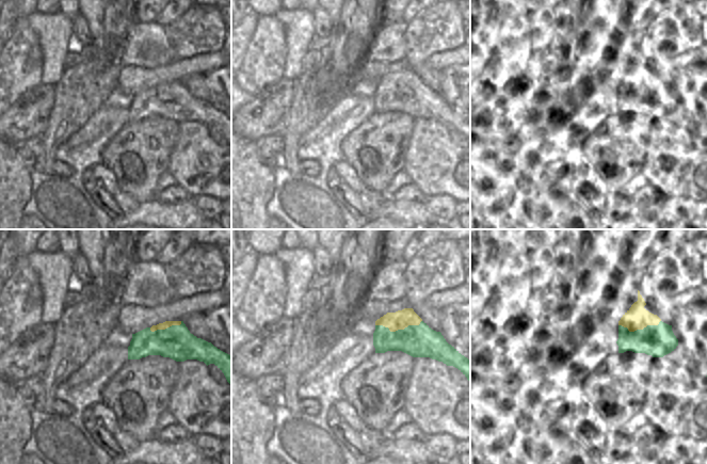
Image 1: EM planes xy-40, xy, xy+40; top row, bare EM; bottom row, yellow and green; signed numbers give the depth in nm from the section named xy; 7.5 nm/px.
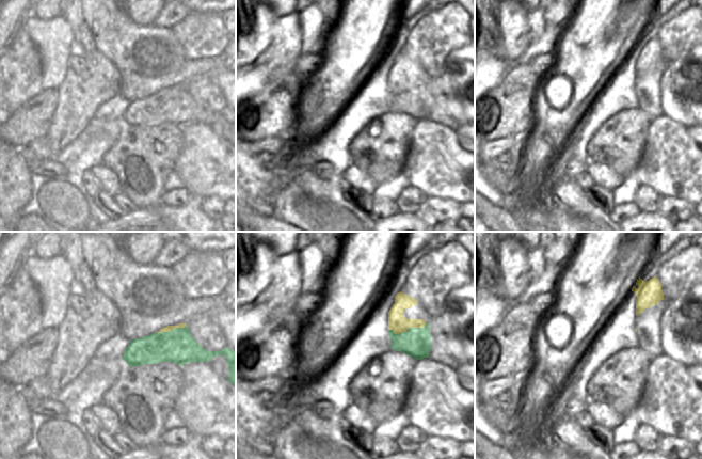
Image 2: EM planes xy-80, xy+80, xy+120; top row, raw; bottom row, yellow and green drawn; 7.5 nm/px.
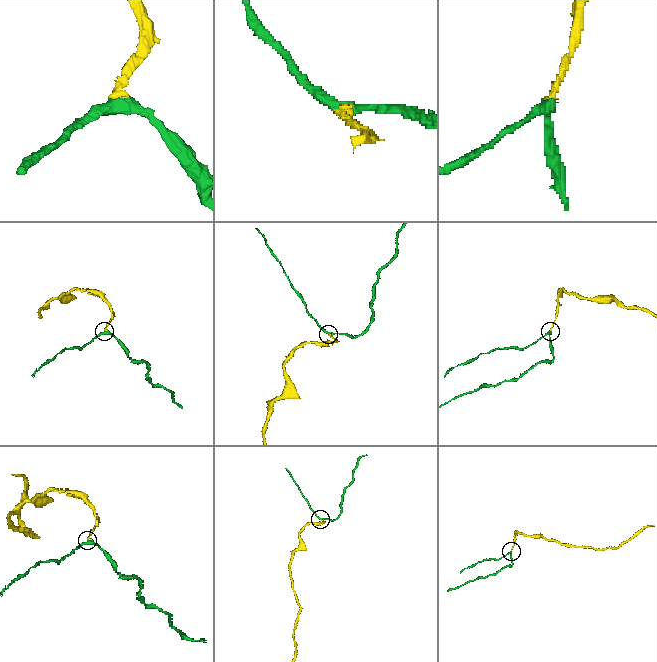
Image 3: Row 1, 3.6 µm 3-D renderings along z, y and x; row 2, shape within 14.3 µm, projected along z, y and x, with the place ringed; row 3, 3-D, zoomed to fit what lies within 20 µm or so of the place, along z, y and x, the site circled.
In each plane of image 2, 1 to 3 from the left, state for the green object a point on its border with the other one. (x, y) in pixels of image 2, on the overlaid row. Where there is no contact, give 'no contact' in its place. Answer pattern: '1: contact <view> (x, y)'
1: contact xy-80 (171, 330)
2: contact xy+80 (408, 328)
3: no contact

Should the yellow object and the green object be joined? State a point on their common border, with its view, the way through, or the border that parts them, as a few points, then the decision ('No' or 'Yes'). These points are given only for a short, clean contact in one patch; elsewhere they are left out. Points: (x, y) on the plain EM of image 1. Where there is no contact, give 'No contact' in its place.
Touches yellow at xy (399, 90). Boundary: xy (421, 81), (418, 85), (408, 85), (395, 92), (375, 86). No

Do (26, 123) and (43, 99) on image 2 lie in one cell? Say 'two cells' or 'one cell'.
one cell

